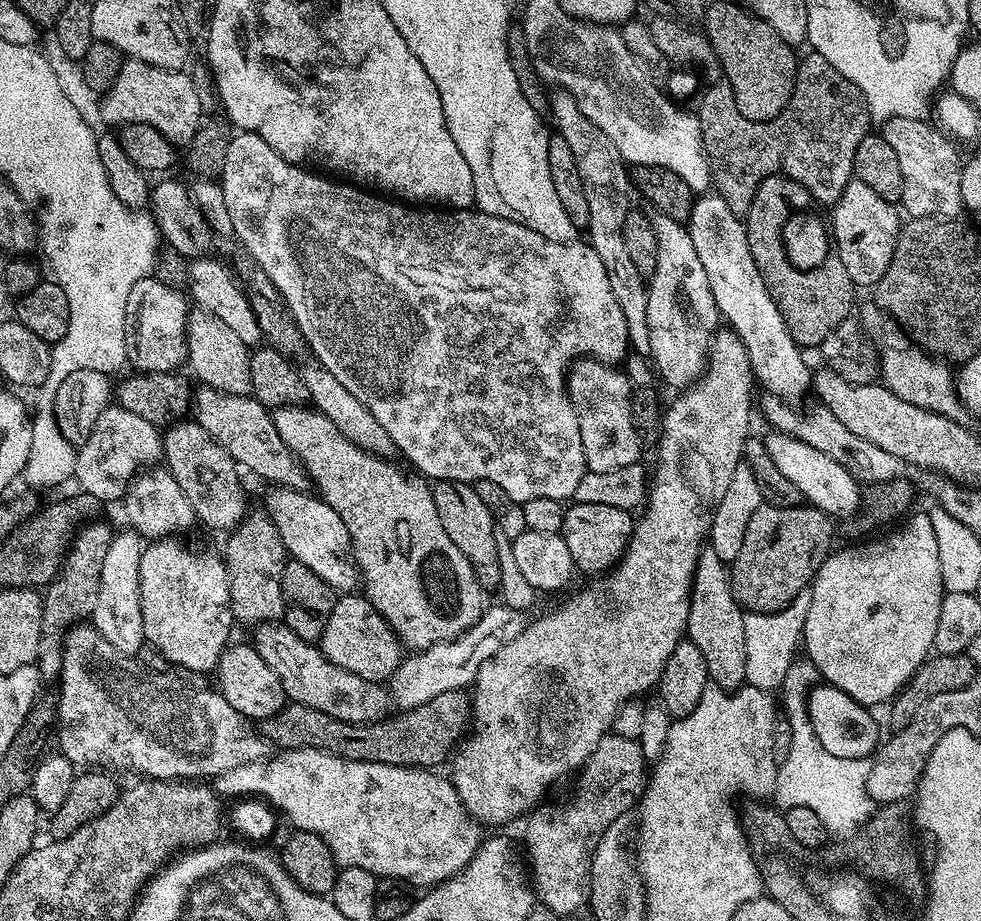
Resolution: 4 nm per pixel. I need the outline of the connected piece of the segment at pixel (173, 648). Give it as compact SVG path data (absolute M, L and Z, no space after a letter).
M180 538L153 540L140 556L138 578L142 602L142 630L145 641L168 659L169 665L185 668L188 674L212 674L220 667L220 656L229 647L232 636L232 599L228 585L228 567L223 559L212 552L195 552L187 548Z

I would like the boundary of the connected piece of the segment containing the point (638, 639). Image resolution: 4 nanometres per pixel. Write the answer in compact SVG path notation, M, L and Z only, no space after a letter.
M728 326L721 327L712 338L712 344L708 348L708 363L700 379L696 380L687 388L679 393L680 396L668 409L663 409L662 419L659 421L660 436L660 465L650 478L650 491L646 496L646 503L643 505L642 513L644 517L635 521L632 536L628 539L628 545L620 558L620 563L611 569L608 581L604 584L604 592L608 596L616 596L616 621L609 626L608 632L592 632L592 600L588 596L576 596L569 604L564 604L561 608L553 610L549 616L544 616L541 620L536 620L525 627L518 638L514 638L494 658L490 658L480 668L479 674L470 688L472 697L472 719L470 721L470 731L459 741L454 755L451 757L452 772L450 779L452 785L458 790L458 798L466 806L468 815L472 816L481 825L504 824L507 820L512 820L515 816L523 817L529 810L535 809L538 800L544 796L544 791L551 786L555 780L560 780L563 776L575 773L584 767L584 763L598 750L598 742L602 742L604 736L609 735L614 718L618 710L627 700L639 697L639 692L648 692L657 687L660 683L660 675L666 666L666 658L674 654L674 646L678 646L681 640L685 639L688 631L688 615L690 614L690 598L692 597L692 576L696 572L696 559L700 557L702 549L706 544L706 537L710 532L710 508L704 505L704 500L712 499L712 502L719 502L722 494L730 486L730 478L734 474L736 467L742 463L744 455L744 441L750 435L748 429L748 407L752 404L752 388L754 389L754 377L750 358L748 357L746 346L740 340L738 334L733 332Z

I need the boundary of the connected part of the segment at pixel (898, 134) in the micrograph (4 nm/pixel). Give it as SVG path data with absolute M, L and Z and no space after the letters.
M890 118L883 121L882 135L890 142L894 155L902 169L902 198L900 204L909 217L947 216L959 217L964 208L962 202L962 156L956 153L957 145L939 127L930 125L927 119Z

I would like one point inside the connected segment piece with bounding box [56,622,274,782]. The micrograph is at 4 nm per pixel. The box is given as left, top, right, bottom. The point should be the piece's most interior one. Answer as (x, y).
(113, 712)

